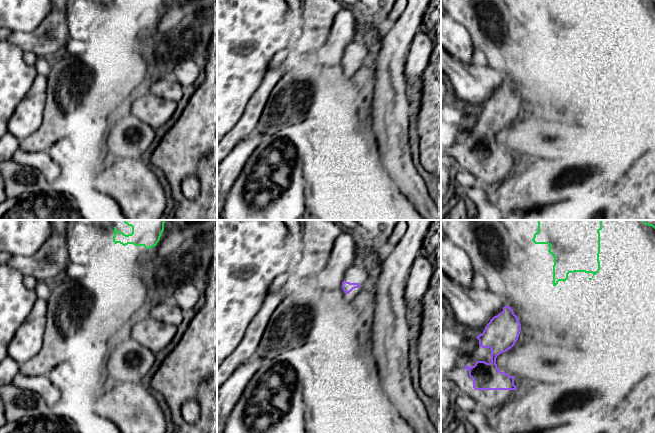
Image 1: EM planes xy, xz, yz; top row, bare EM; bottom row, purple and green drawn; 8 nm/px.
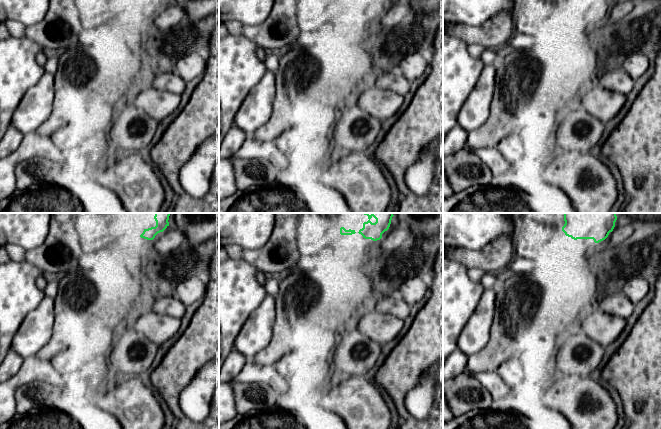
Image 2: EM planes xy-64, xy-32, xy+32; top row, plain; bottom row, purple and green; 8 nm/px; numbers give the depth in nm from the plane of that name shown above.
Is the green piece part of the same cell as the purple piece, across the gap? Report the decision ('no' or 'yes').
no

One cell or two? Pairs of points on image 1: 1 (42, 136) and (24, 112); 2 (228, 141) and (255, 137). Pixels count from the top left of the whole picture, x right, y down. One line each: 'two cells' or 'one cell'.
1: two cells
2: two cells

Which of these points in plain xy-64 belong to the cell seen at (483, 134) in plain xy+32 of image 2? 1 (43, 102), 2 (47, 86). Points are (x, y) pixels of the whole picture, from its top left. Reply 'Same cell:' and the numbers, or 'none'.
Same cell: none

